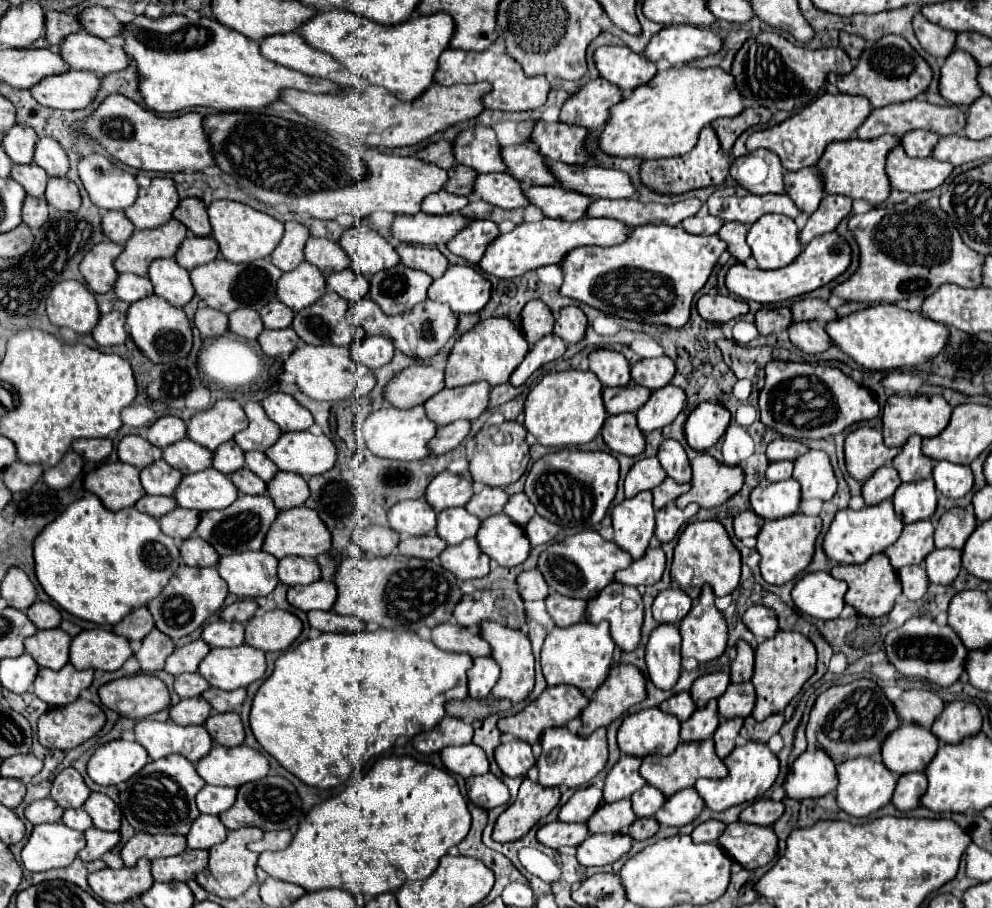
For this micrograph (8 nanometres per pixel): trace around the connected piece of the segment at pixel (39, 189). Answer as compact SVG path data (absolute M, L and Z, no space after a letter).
M30 163L30 165L12 165L10 177L14 181L18 181L26 189L28 195L32 195L32 197L42 197L44 195L48 175L38 165L34 165L34 163Z

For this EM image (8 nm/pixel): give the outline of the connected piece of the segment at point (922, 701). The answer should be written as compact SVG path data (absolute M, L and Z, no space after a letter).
M922 689L904 691L892 705L902 723L916 723L926 729L930 729L938 711L944 709L944 701L936 693Z

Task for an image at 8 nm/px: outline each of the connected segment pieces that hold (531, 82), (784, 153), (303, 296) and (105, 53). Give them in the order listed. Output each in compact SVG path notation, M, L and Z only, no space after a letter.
M498 39L486 51L474 53L458 49L446 49L442 53L442 61L438 65L436 83L440 85L456 85L456 83L478 83L488 81L492 83L490 95L484 97L486 109L500 109L500 111L532 111L546 103L548 93L552 89L550 81L544 75L528 77L522 71L522 65L518 65L507 54L505 40Z
M824 93L812 105L802 109L794 117L786 119L784 123L770 127L770 129L754 131L748 137L746 147L748 147L748 151L756 151L756 149L774 151L780 157L784 169L788 169L788 171L800 171L804 167L814 167L820 161L824 149L832 141L848 141L856 133L856 129L868 119L870 111L872 111L872 105L866 97Z
M302 261L296 269L284 273L278 279L276 287L278 299L292 311L304 309L306 305L318 301L318 297L322 297L324 291L326 291L324 275L318 273L318 269L314 269L314 265L310 265L308 261Z
M84 29L62 41L60 55L72 69L94 71L100 77L122 71L130 63L122 47L114 47Z

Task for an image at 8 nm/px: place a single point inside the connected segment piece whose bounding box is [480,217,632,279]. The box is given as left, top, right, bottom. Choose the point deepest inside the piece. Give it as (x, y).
(531, 245)

